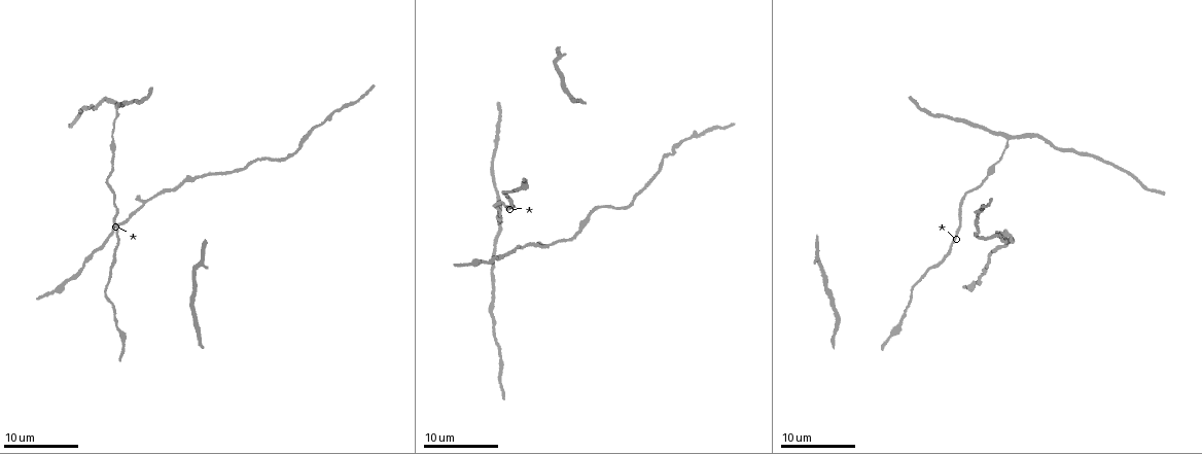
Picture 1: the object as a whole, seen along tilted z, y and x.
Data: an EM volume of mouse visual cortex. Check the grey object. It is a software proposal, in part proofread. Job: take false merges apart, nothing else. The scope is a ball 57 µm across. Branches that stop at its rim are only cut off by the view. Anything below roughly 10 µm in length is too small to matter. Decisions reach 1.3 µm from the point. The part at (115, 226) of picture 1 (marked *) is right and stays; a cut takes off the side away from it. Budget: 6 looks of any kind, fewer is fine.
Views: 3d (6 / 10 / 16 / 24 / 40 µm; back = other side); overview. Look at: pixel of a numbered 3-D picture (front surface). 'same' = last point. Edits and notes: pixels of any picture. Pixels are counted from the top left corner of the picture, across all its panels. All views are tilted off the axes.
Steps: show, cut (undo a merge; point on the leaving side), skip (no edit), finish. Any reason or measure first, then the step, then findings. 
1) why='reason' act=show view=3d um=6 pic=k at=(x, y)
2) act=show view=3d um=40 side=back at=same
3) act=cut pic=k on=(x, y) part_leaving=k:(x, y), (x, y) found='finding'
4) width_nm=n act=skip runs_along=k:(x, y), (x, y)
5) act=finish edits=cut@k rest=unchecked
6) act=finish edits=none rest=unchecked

why='a fork' act=show view=3d um=16 pic=1 at=(1009, 137)

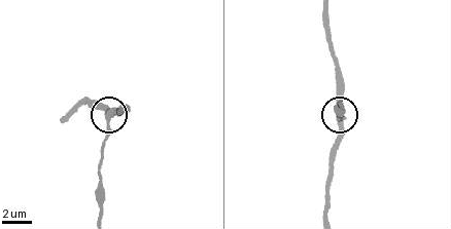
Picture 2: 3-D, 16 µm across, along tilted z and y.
width_nm=340 act=skip runs_along=2:(100, 210), (99, 165), (109, 116), (116, 115) found='one neuron here'

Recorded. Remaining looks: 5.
act=show view=3d um=10 pic=1 at=(989, 255)

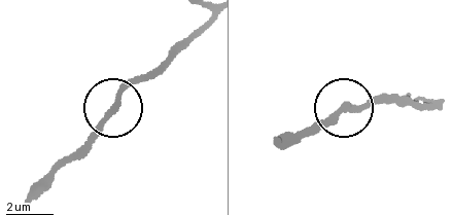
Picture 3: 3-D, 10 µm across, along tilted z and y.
act=skip found='all the same neuron'

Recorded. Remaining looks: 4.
why='sudden change in width' act=show view=3d um=10 pic=1 at=(311, 131)

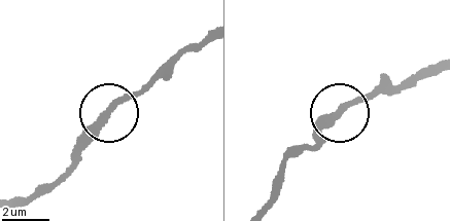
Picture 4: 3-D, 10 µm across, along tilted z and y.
act=show view=3d um=10 side=back pic=4 at=(339, 114)

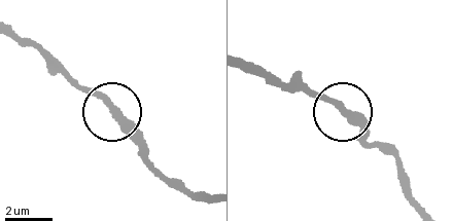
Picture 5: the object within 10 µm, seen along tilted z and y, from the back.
act=skip runs_along=5:(422, 208), (363, 129), (303, 88) found='one neuron here'

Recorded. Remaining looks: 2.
act=finish edits=none rest=unchecked

